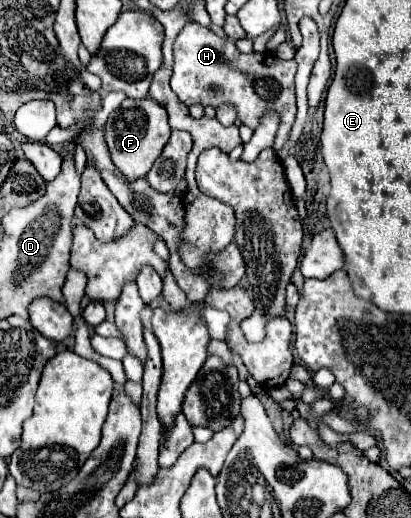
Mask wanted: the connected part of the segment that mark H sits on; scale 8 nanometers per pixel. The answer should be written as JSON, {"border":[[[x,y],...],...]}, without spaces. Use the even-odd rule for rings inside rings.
{"border":[[[197,22],[185,24],[185,28],[177,34],[173,44],[173,76],[171,88],[177,98],[185,106],[201,104],[219,108],[221,104],[233,104],[237,110],[237,118],[245,126],[257,126],[259,116],[273,108],[281,114],[281,126],[275,138],[275,152],[279,152],[289,140],[293,122],[295,122],[295,90],[293,90],[293,74],[297,72],[295,60],[279,60],[273,52],[251,52],[243,54],[231,40],[223,40],[203,28]],[[211,84],[221,86],[221,94],[207,92]]]}

